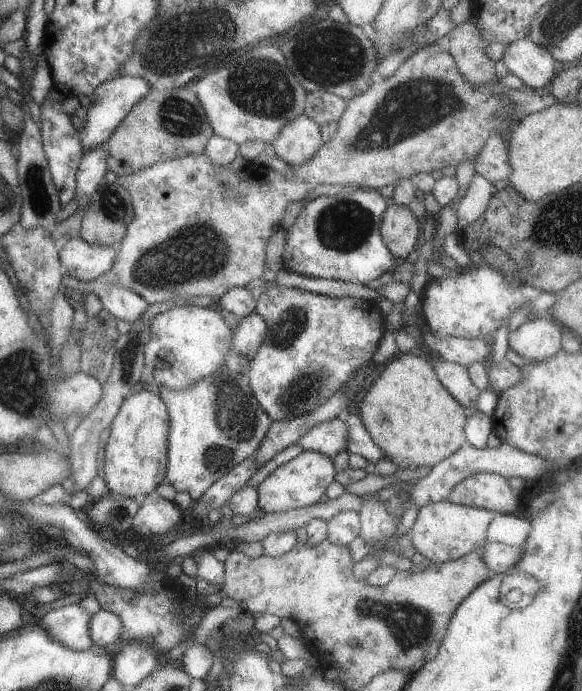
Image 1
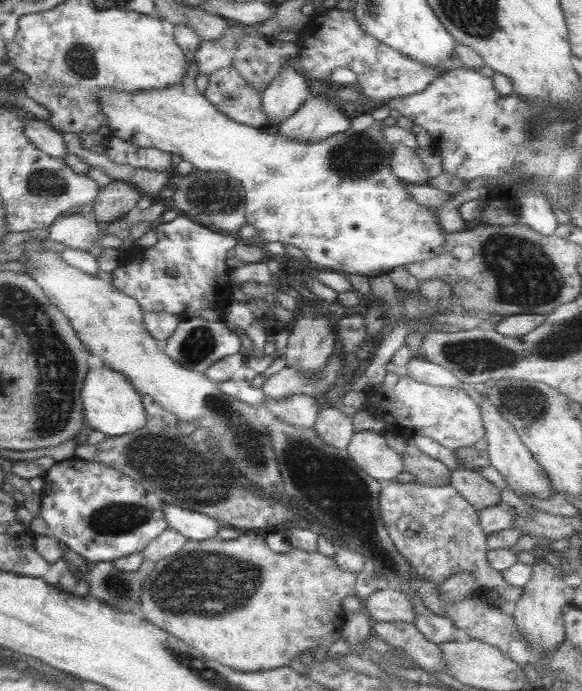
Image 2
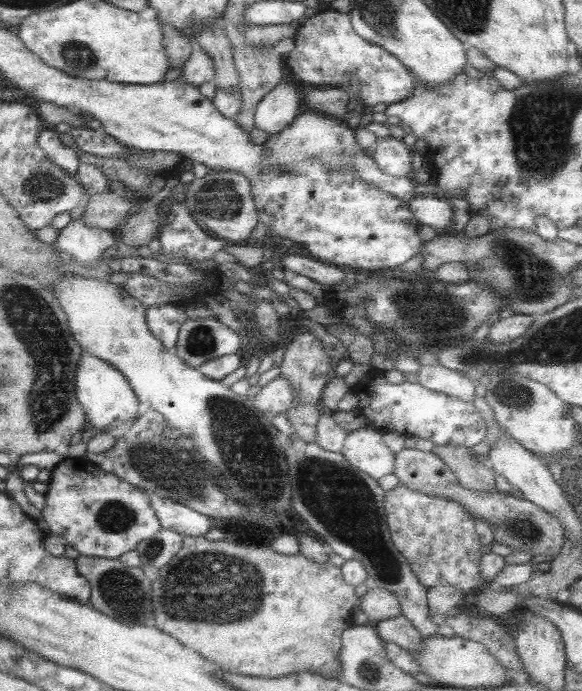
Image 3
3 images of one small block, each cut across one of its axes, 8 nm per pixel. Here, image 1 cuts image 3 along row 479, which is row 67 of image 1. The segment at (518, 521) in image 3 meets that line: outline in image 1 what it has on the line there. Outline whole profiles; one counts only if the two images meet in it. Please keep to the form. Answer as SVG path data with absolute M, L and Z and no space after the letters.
M444 36L438 38L437 41L420 47L412 56L407 60L404 60L400 67L388 78L374 79L370 88L354 96L348 100L346 112L342 114L342 118L337 122L336 132L330 136L328 142L323 142L322 146L318 148L318 152L304 164L300 166L291 166L292 174L280 174L280 172L274 172L267 166L258 166L257 164L251 165L244 168L242 172L234 172L230 165L224 165L220 168L220 165L215 165L213 162L208 160L205 153L202 154L188 154L188 156L182 156L182 158L174 158L174 160L161 160L142 168L140 172L136 174L129 174L128 176L117 177L117 183L123 186L130 194L132 200L132 206L134 208L134 218L132 222L128 224L128 228L124 238L115 246L116 247L116 258L114 258L114 264L103 273L102 278L110 284L118 284L118 286L124 286L128 290L134 290L136 294L140 294L142 298L148 304L158 304L162 302L176 302L179 304L191 304L194 298L208 298L210 300L216 300L220 298L227 290L234 287L252 287L263 280L263 274L266 272L266 246L268 246L268 240L270 236L276 232L277 229L282 227L282 218L286 214L286 208L298 200L304 200L306 196L311 195L312 191L315 190L316 186L345 186L347 189L351 188L362 188L376 191L378 188L384 188L386 185L395 185L400 179L411 179L415 174L423 172L430 173L432 170L443 170L447 165L454 165L466 161L472 160L482 152L490 132L498 132L500 136L507 141L512 128L518 124L518 116L516 105L510 100L504 93L504 86L499 82L492 82L484 88L472 88L466 78L462 78L462 74L458 72L454 58L448 50L448 37Z

